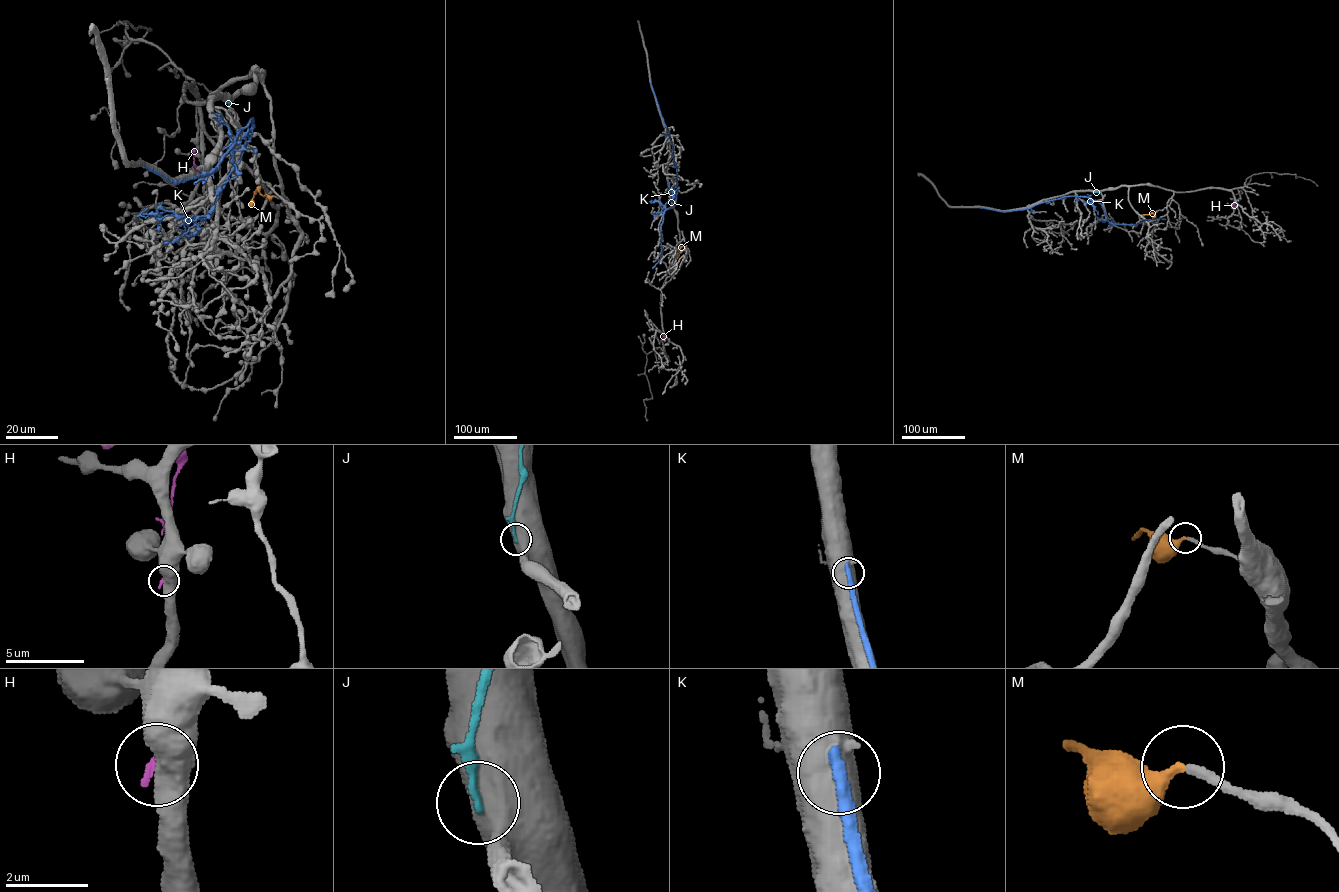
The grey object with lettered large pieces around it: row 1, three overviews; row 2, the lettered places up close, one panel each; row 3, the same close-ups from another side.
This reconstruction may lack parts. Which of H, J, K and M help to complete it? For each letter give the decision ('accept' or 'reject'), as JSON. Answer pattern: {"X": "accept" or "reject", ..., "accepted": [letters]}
{"H": "reject", "J": "reject", "K": "reject", "M": "accept", "accepted": ["M"]}

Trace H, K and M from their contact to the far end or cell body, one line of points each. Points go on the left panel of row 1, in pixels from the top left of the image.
H: (200, 174), (194, 168), (194, 151)
K: (143, 166), (175, 183), (207, 173), (252, 119), (239, 163), (193, 236), (183, 224), (192, 217), (149, 214)
M: (273, 196), (263, 196), (257, 191), (251, 206)

